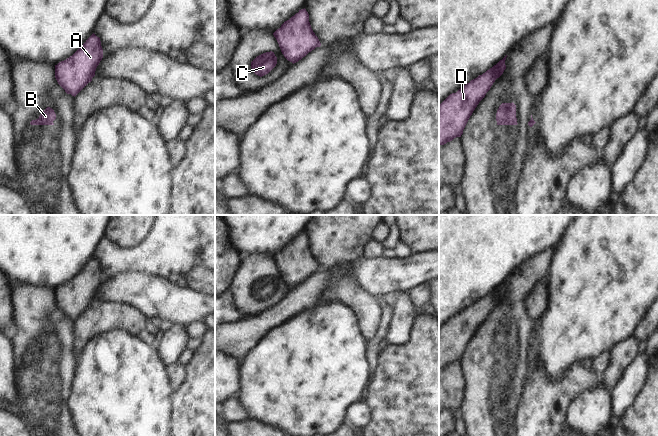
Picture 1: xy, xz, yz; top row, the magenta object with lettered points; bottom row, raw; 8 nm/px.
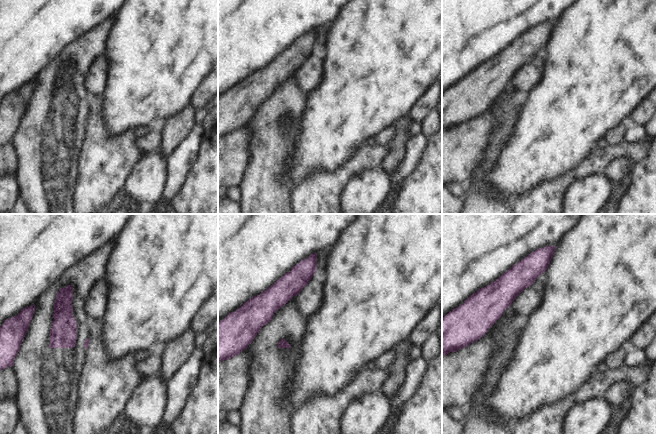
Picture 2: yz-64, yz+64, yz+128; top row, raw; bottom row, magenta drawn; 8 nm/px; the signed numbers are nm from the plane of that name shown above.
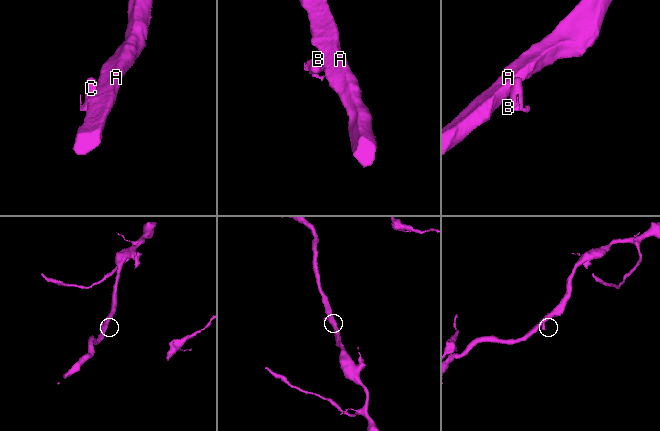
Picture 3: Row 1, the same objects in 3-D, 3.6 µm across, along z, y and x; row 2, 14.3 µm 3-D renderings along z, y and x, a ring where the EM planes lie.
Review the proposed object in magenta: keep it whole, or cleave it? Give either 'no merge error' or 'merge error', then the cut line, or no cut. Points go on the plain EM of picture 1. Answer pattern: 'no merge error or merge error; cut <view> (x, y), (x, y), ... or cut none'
merge error; cut yz (503, 285), (500, 299)

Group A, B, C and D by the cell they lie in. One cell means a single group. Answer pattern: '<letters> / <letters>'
A D / B C

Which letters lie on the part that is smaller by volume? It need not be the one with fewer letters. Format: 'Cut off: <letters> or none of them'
Cut off: B, C

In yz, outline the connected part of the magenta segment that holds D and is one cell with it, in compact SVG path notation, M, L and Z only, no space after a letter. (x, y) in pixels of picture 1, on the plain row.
M507 279L485 297L462 310L456 317L450 318L439 329L439 369L444 369L456 361L461 361L473 335L490 314L495 304L501 300L500 295L504 296L506 293L506 289L504 293L502 292L502 287L505 287L506 281Z

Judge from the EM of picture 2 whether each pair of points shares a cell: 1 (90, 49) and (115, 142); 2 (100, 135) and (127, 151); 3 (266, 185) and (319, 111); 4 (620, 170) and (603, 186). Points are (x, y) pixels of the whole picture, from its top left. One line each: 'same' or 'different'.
1: different
2: same
3: different
4: different

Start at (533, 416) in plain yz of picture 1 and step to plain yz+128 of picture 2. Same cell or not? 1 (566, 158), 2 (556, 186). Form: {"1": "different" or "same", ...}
{"1": "different", "2": "same"}

